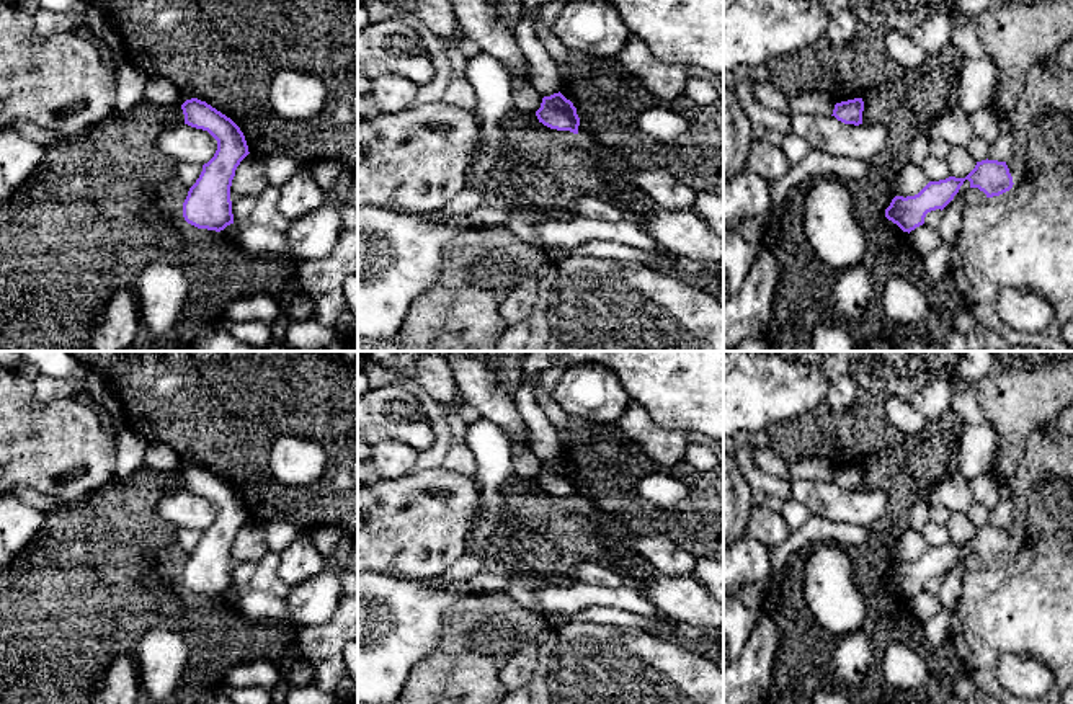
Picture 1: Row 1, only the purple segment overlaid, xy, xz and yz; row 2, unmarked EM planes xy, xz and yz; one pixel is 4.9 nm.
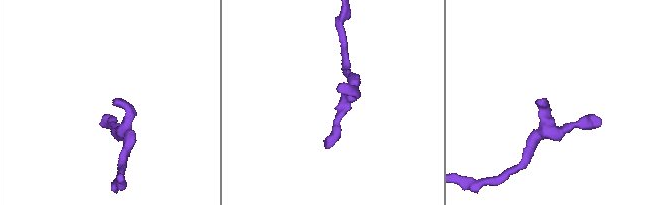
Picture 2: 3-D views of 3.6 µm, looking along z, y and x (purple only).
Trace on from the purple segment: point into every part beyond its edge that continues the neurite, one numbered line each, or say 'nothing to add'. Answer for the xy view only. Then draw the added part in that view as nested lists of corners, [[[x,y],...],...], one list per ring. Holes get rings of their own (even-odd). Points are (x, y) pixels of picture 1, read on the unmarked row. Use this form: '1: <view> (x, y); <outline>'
nothing to add

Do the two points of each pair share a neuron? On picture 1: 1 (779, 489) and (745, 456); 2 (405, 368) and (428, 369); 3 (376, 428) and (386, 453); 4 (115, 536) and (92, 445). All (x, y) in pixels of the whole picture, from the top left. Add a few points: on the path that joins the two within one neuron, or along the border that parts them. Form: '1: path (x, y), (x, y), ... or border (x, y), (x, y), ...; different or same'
1: path (770, 485), (747, 466); same
2: border (417, 368), (414, 378); different
3: border (374, 443), (384, 438), (397, 438), (417, 451); different
4: border (115, 476), (102, 485), (66, 500); different

